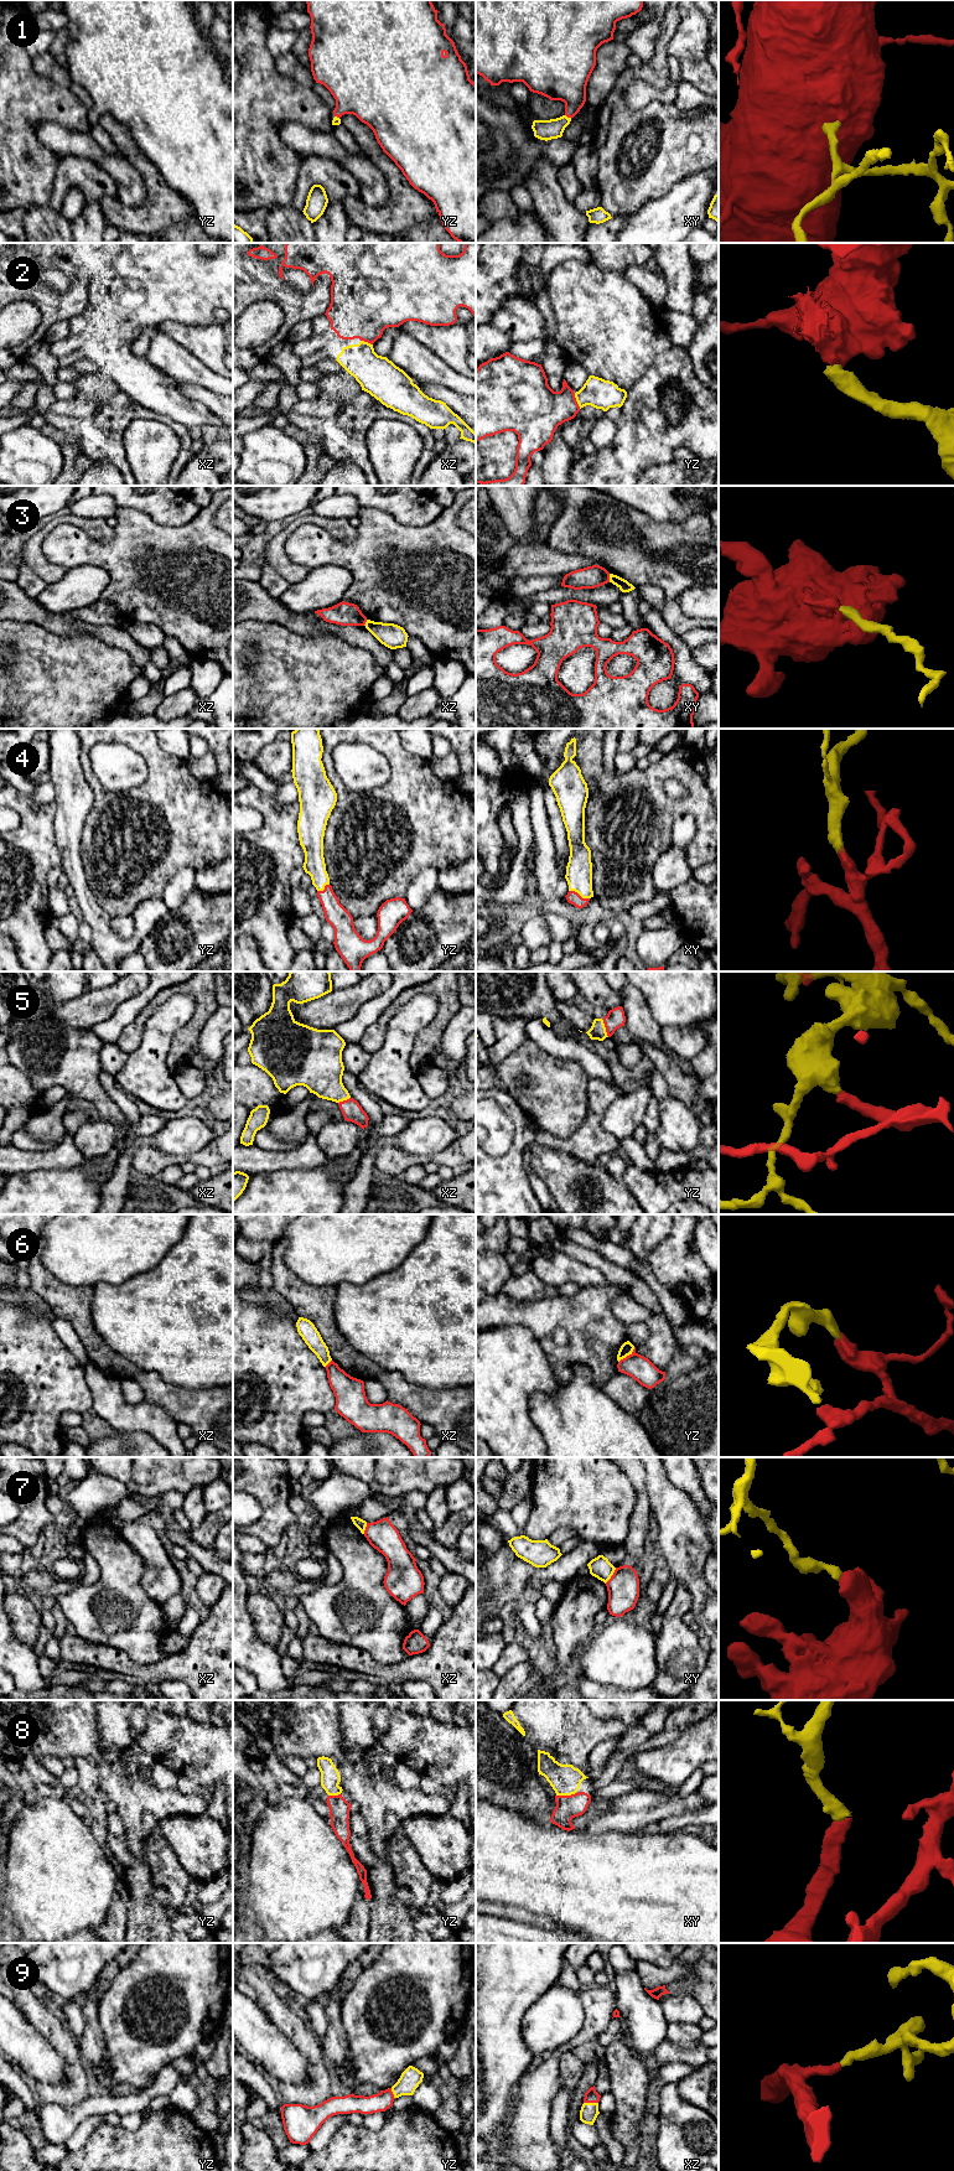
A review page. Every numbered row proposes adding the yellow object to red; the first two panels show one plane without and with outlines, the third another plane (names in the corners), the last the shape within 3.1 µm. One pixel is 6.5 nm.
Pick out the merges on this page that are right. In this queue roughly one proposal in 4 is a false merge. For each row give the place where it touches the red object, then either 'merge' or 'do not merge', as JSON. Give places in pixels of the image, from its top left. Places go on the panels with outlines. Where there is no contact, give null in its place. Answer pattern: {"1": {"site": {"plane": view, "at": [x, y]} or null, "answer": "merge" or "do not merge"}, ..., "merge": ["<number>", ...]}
{"1": {"site": {"plane": "xy", "at": [568, 117]}, "answer": "merge"}, "2": {"site": {"plane": "yz", "at": [575, 400]}, "answer": "merge"}, "3": {"site": {"plane": "xy", "at": [608, 578]}, "answer": "do not merge"}, "4": {"site": {"plane": "xy", "at": [577, 894]}, "answer": "merge"}, "5": {"site": {"plane": "yz", "at": [605, 1026]}, "answer": "merge"}, "6": {"site": {"plane": "yz", "at": [627, 1356]}, "answer": "do not merge"}, "7": {"site": {"plane": "xy", "at": [612, 1575]}, "answer": "do not merge"}, "8": {"site": {"plane": "xy", "at": [565, 1796]}, "answer": "merge"}, "9": {"site": {"plane": "xz", "at": [591, 2102]}, "answer": "merge"}, "merge": ["1", "2", "4", "5", "8", "9"]}

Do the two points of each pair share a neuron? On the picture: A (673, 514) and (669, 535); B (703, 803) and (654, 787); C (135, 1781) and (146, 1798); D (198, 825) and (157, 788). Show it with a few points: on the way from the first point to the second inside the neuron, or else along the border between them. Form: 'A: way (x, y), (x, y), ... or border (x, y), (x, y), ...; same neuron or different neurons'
A: border (699, 512), (677, 522), (657, 522), (644, 514); different neurons
B: way (690, 803), (669, 804), (664, 799); same neuron
C: way (139, 1785), (146, 1794); same neuron
D: way (188, 819), (167, 798); same neuron

